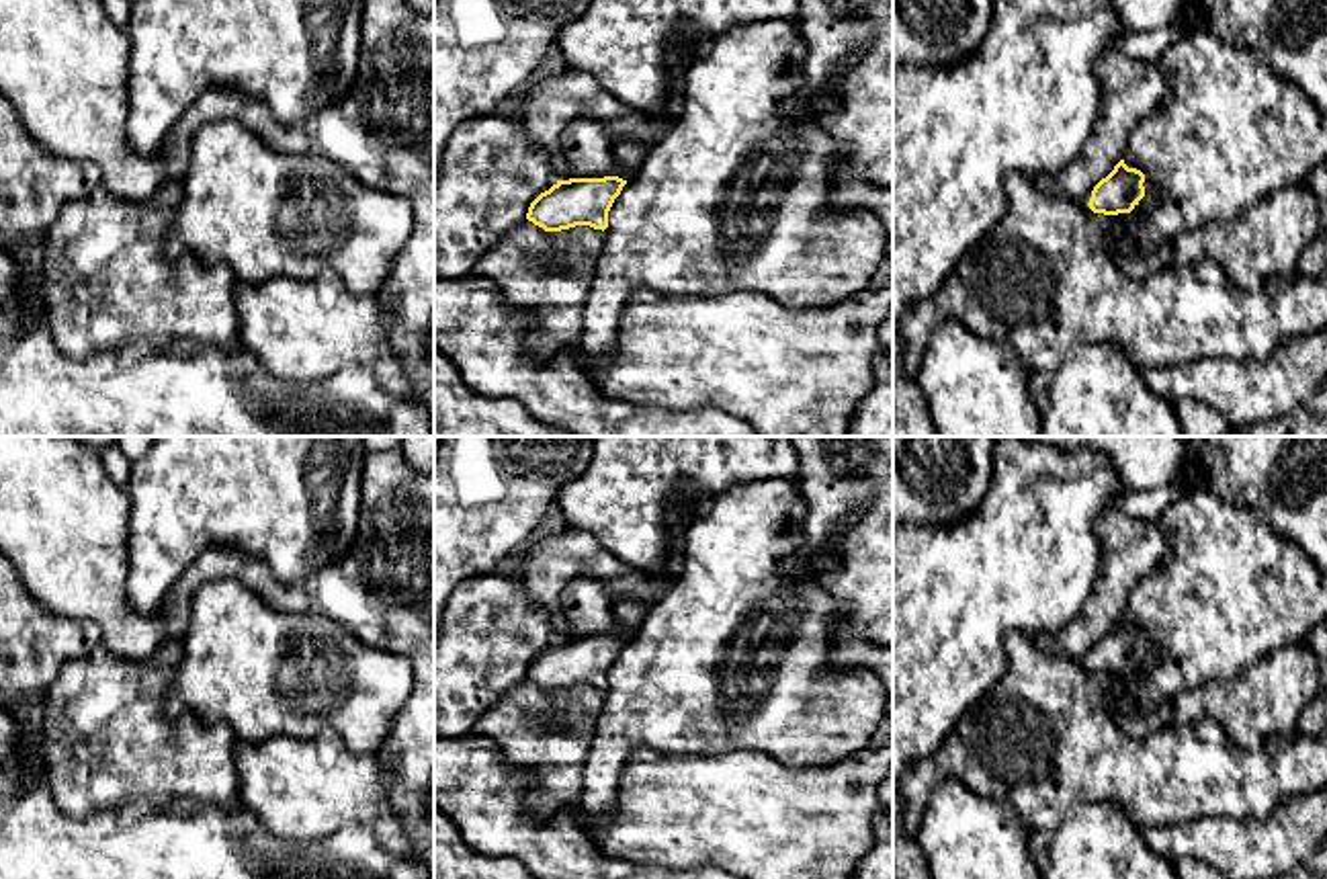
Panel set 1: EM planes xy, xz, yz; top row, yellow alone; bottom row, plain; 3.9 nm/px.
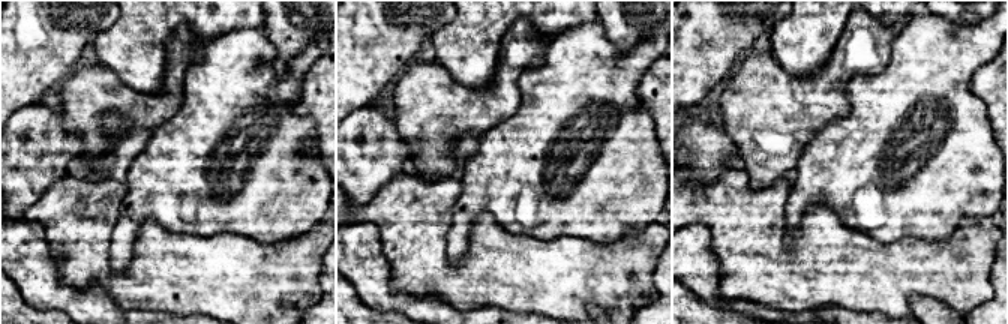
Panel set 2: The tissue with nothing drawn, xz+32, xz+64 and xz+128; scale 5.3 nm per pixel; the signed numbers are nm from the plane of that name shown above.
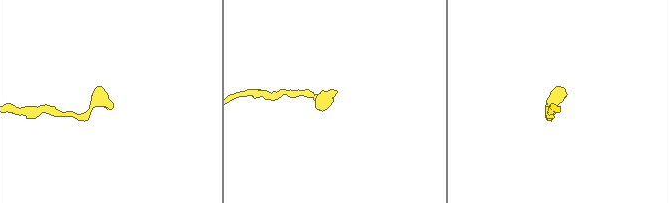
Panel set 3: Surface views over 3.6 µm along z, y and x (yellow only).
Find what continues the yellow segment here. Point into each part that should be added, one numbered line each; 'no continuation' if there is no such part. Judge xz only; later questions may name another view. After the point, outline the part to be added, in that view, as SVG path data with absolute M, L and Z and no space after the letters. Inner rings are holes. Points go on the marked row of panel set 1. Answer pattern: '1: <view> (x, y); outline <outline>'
1: xz (629, 156); outline M633 141L612 143L616 176L629 180L635 174L635 170L643 164L647 150L649 150L647 145Z

